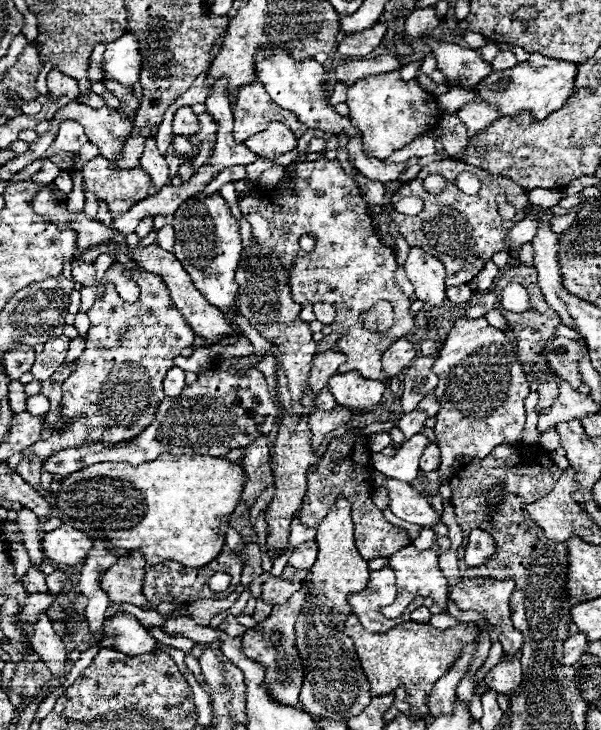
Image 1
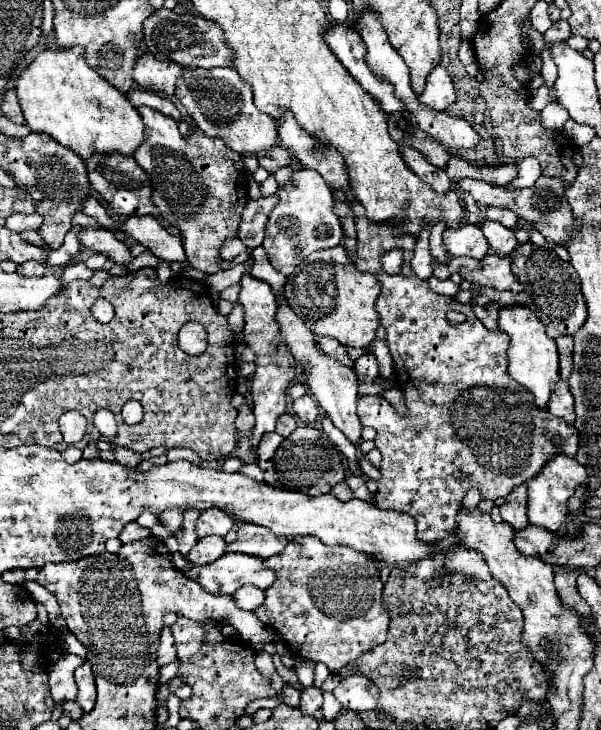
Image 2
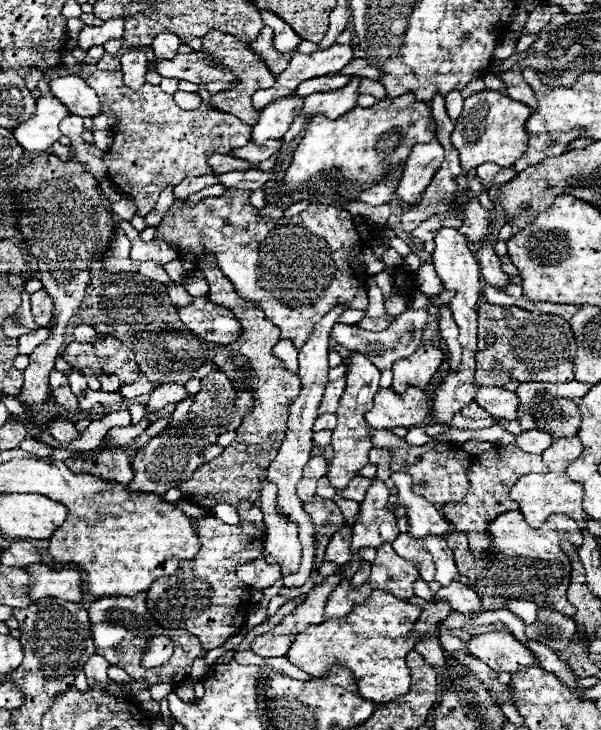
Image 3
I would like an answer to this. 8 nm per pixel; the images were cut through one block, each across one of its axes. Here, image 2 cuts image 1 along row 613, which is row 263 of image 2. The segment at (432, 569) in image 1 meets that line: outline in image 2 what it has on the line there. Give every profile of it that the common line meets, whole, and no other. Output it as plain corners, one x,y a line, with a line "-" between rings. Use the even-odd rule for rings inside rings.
392,248
392,250
388,250
388,252
384,252
384,256
382,256
382,266
384,266
384,270
388,272
388,274
400,274
400,270
402,270
402,260
404,256
402,256
402,250
400,248

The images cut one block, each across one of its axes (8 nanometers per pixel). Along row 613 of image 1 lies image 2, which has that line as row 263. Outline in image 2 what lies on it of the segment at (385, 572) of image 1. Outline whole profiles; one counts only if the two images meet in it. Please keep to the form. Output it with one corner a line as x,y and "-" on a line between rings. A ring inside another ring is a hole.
284,110
278,120
278,136
284,148
292,150
304,168
320,172
330,190
346,194
356,222
354,266
358,272
374,274
382,286
376,310
380,324
386,328
396,386
404,394
406,414
398,414
380,394
358,398
358,418
362,426
372,426
378,432
374,442
382,454
382,476
374,504
384,510
412,514
418,528
416,536
422,538
422,542
448,538
456,532
456,514
460,512
464,494
472,486
478,486
480,496
488,500
506,496
512,488
536,476
552,456
574,456
578,432
562,418
538,408
532,394
528,394
528,390
522,392
520,384
508,376
508,334
486,330
470,306
460,304
452,296
432,292
428,280
416,278
410,268
416,238
398,232
404,228
406,218
398,216
388,222
370,222
364,214
364,206
352,198
348,168
332,144
314,140
288,110
-
392,248
402,248
404,252
404,264
398,276
386,274
380,266
380,256
-
450,310
466,314
468,320
450,324
446,320
-
456,470
470,474
470,480
456,480
452,476

